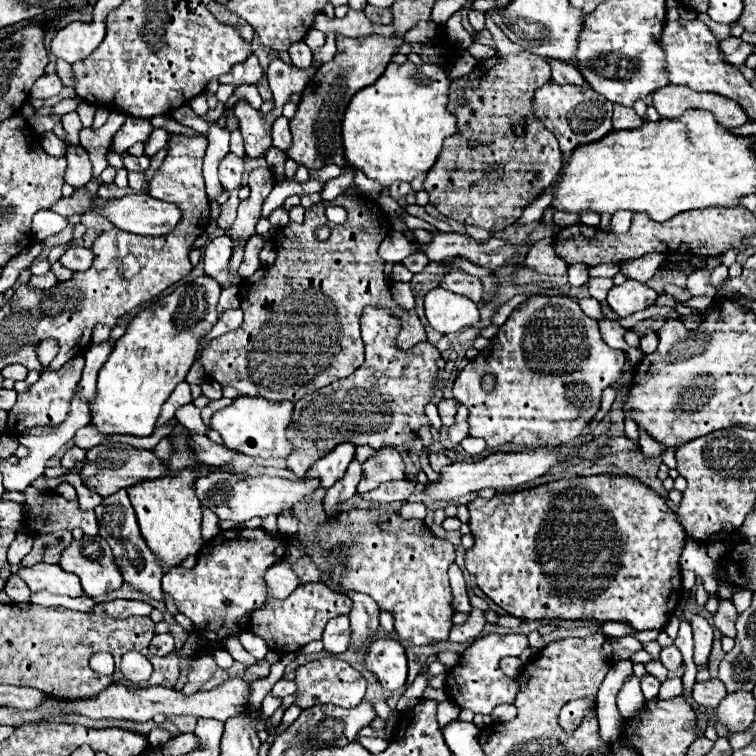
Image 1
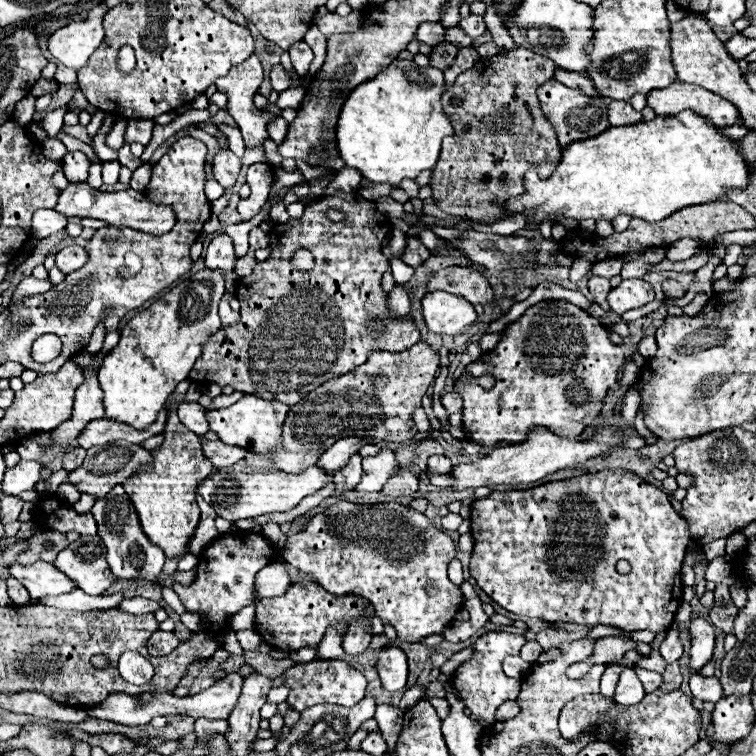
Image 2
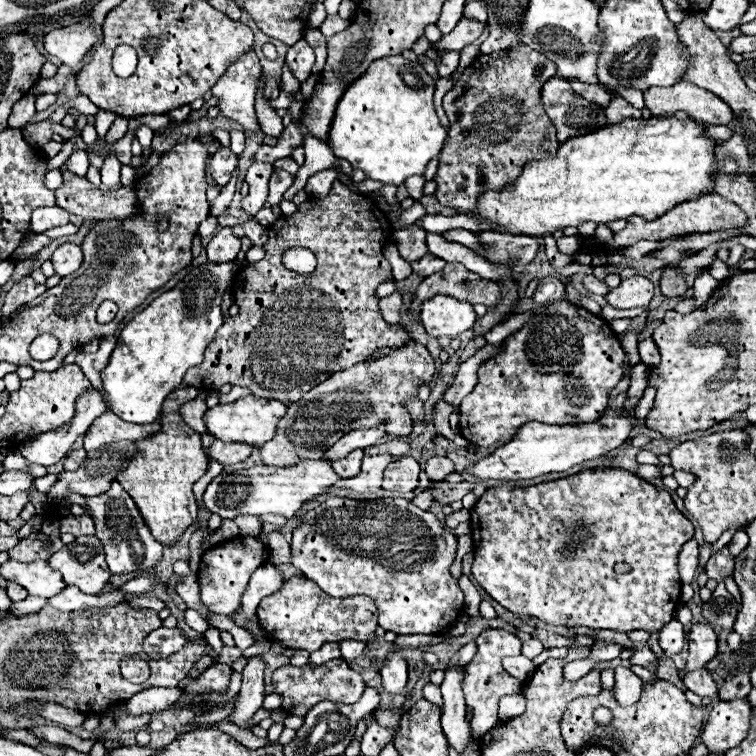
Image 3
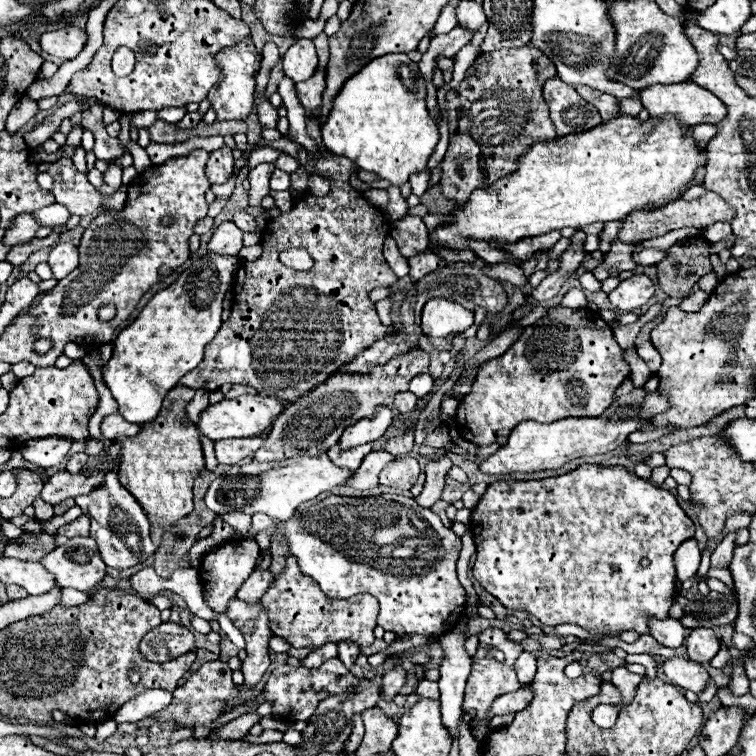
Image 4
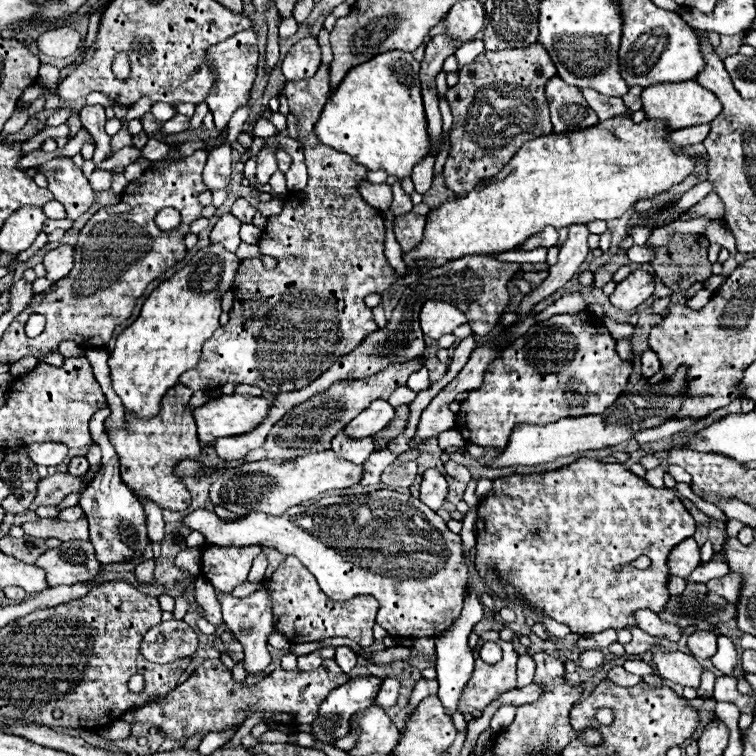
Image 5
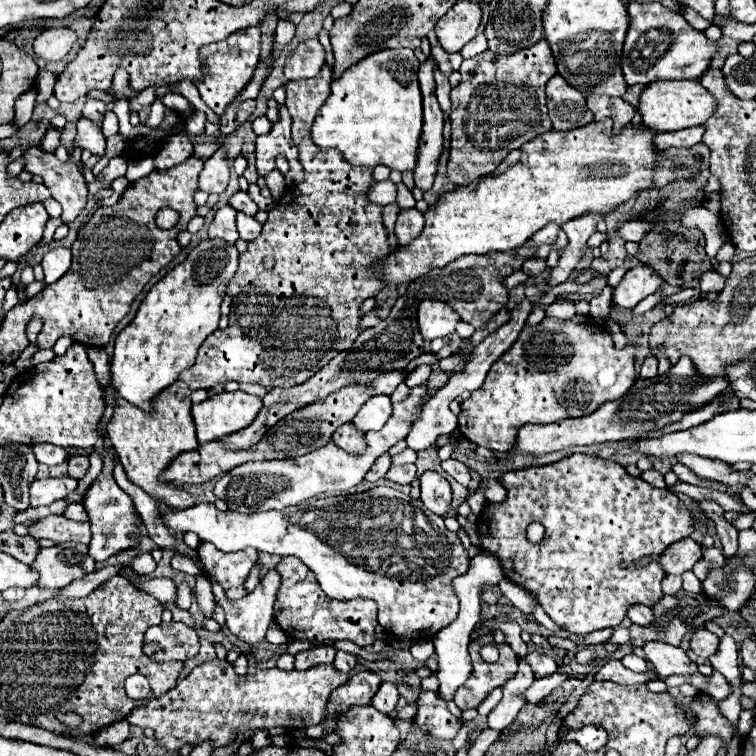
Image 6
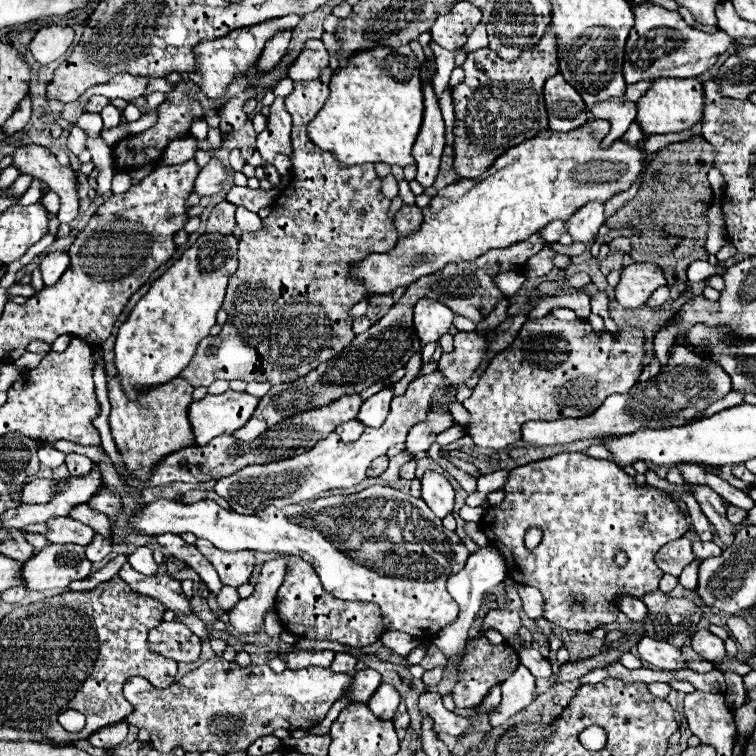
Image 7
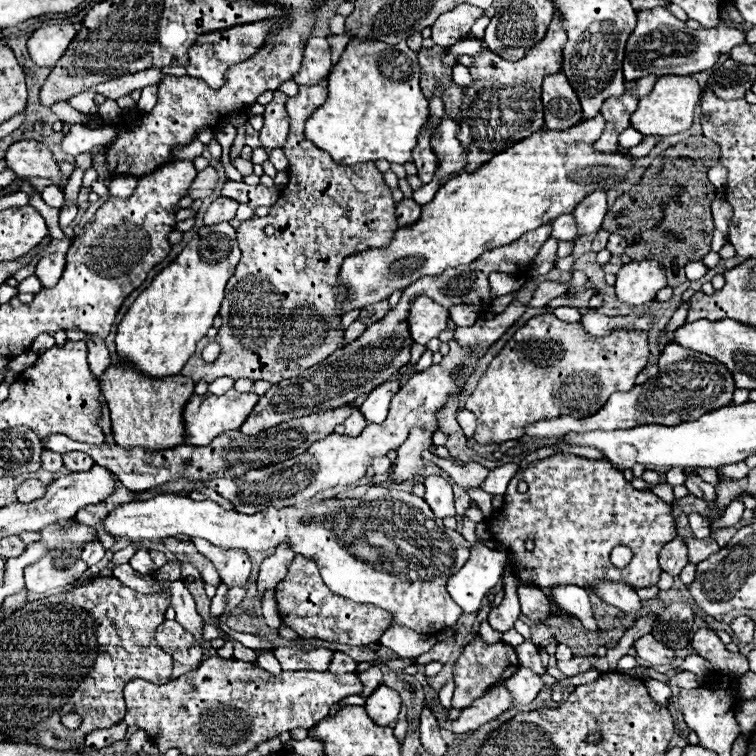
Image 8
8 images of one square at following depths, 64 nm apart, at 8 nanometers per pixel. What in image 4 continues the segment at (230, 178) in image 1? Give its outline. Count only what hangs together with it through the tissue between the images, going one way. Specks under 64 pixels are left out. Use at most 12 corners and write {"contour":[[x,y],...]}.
{"contour":[[232,148],[210,152],[206,178],[224,184],[234,172]]}

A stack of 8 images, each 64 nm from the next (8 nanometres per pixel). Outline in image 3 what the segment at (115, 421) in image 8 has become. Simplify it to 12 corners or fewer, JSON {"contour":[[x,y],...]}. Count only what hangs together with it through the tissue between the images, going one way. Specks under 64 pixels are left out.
{"contour":[[194,386],[162,404],[160,430],[134,442],[116,476],[154,540],[196,520],[192,486],[208,470],[180,418]]}

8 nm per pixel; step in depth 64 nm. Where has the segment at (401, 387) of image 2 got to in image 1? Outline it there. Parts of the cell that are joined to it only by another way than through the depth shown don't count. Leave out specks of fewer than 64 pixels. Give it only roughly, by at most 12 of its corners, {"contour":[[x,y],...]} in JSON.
{"contour":[[368,306],[366,362],[294,404],[296,478],[340,442],[416,440],[438,348],[396,350],[400,320]]}

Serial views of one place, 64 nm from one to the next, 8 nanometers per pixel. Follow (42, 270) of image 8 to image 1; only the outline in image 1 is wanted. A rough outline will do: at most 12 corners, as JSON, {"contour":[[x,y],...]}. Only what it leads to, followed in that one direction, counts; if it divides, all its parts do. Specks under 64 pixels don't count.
{"contour":[[72,246],[60,256],[60,264],[72,272],[92,266],[88,248]]}

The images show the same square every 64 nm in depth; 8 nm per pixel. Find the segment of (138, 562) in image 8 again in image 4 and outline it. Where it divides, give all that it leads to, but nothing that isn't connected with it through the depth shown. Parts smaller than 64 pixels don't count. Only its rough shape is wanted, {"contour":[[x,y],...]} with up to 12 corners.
{"contour":[[142,568],[130,578],[138,594],[154,594],[170,586],[154,574],[154,568]]}

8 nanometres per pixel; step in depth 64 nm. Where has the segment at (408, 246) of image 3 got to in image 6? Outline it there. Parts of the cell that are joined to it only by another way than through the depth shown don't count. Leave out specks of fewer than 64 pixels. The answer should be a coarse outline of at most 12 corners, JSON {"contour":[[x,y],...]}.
{"contour":[[416,208],[400,210],[396,238],[412,242],[422,232],[424,216]]}

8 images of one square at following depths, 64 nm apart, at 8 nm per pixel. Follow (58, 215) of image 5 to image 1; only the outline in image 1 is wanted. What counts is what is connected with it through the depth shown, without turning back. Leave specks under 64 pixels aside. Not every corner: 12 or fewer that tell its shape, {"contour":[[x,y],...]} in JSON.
{"contour":[[40,210],[32,220],[36,240],[46,240],[68,226],[64,216]]}

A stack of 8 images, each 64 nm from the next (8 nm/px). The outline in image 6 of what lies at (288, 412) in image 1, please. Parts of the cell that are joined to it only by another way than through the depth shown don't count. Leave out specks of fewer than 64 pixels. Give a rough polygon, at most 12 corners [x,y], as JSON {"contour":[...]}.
{"contour":[[242,390],[194,404],[198,442],[242,430],[262,400]]}

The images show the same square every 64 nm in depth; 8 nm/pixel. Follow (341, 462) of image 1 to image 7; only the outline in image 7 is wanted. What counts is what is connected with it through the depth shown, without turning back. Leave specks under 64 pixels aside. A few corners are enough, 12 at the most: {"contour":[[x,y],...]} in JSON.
{"contour":[[394,388],[364,400],[358,412],[364,426],[382,426]]}

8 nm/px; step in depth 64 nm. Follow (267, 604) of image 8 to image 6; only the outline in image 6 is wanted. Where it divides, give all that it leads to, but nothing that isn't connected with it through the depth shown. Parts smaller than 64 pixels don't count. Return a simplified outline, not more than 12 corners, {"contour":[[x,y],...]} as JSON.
{"contour":[[272,620],[266,640],[270,644],[288,644],[282,628]]}

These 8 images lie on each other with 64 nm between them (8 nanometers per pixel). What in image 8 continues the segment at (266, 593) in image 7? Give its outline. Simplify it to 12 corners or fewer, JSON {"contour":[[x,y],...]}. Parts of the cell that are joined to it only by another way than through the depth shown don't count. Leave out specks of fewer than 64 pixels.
{"contour":[[288,542],[262,562],[258,596],[276,588],[296,552]]}

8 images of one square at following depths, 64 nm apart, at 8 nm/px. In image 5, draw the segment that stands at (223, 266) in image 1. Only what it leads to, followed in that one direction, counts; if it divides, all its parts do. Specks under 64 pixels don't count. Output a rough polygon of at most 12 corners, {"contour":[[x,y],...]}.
{"contour":[[228,212],[218,218],[210,242],[236,252],[240,222]]}

